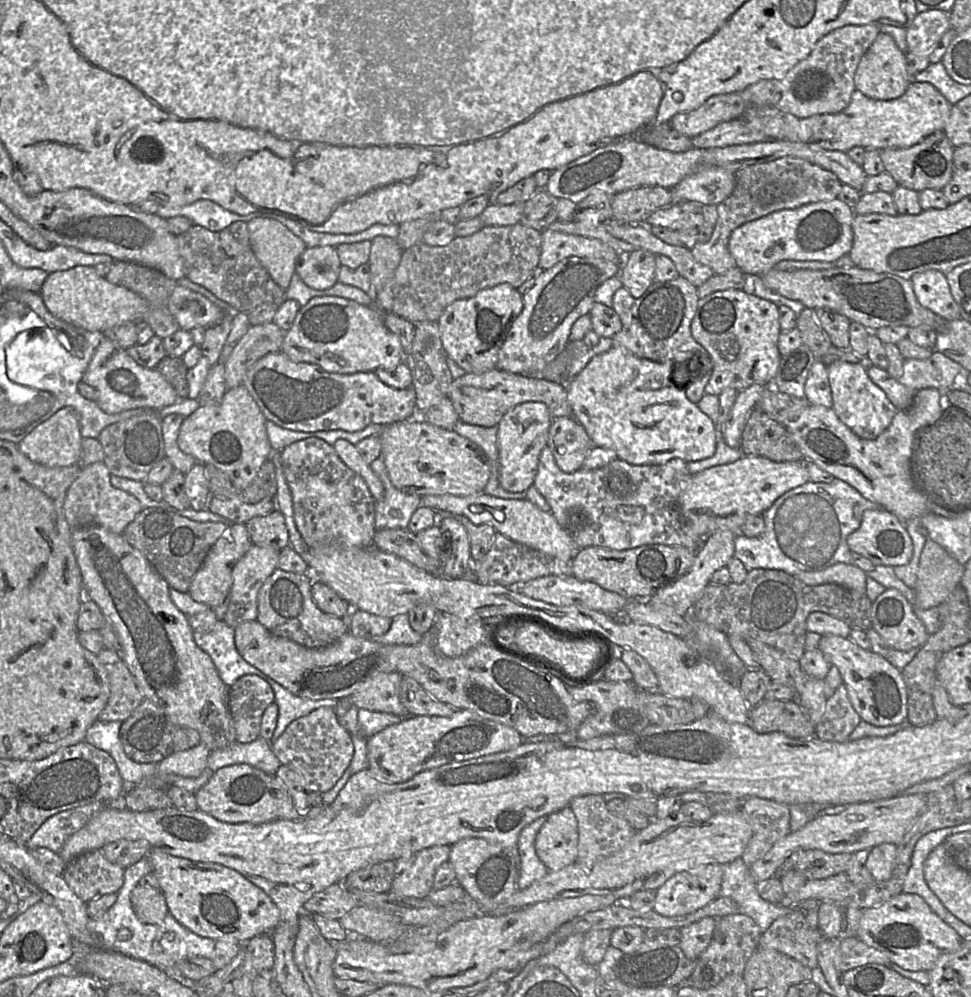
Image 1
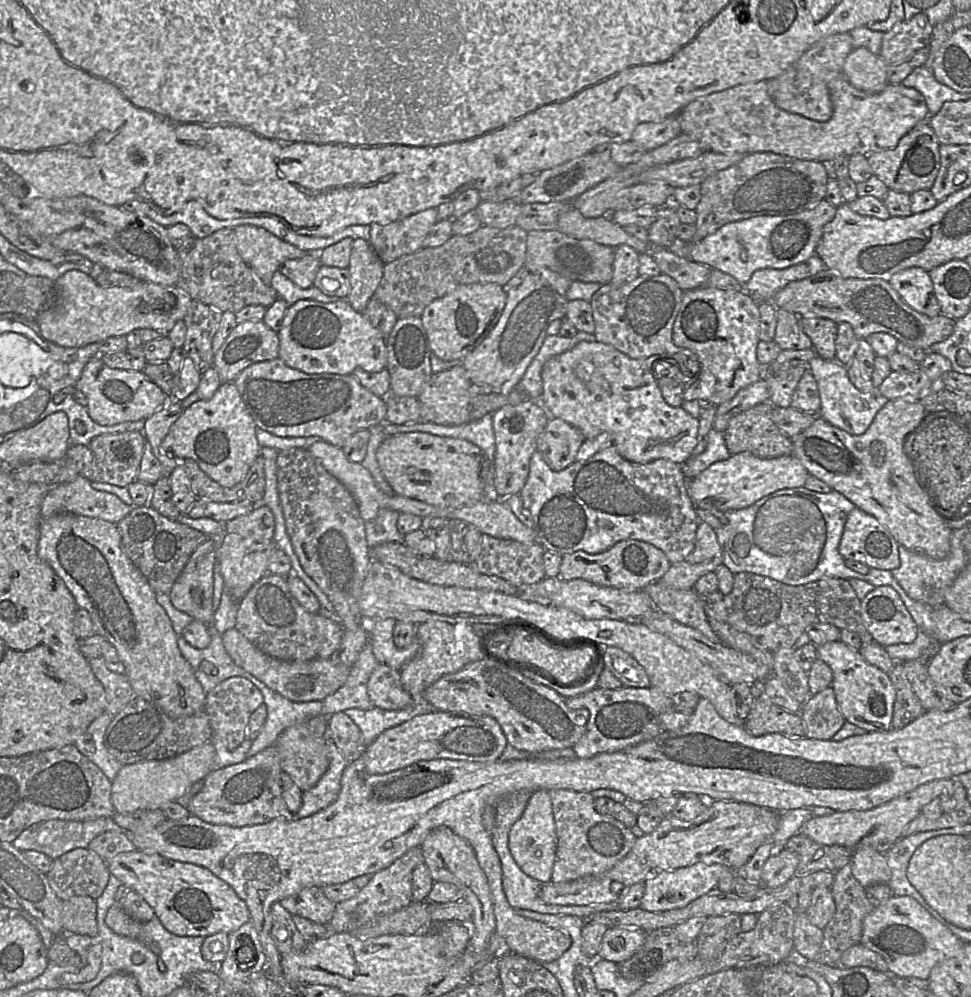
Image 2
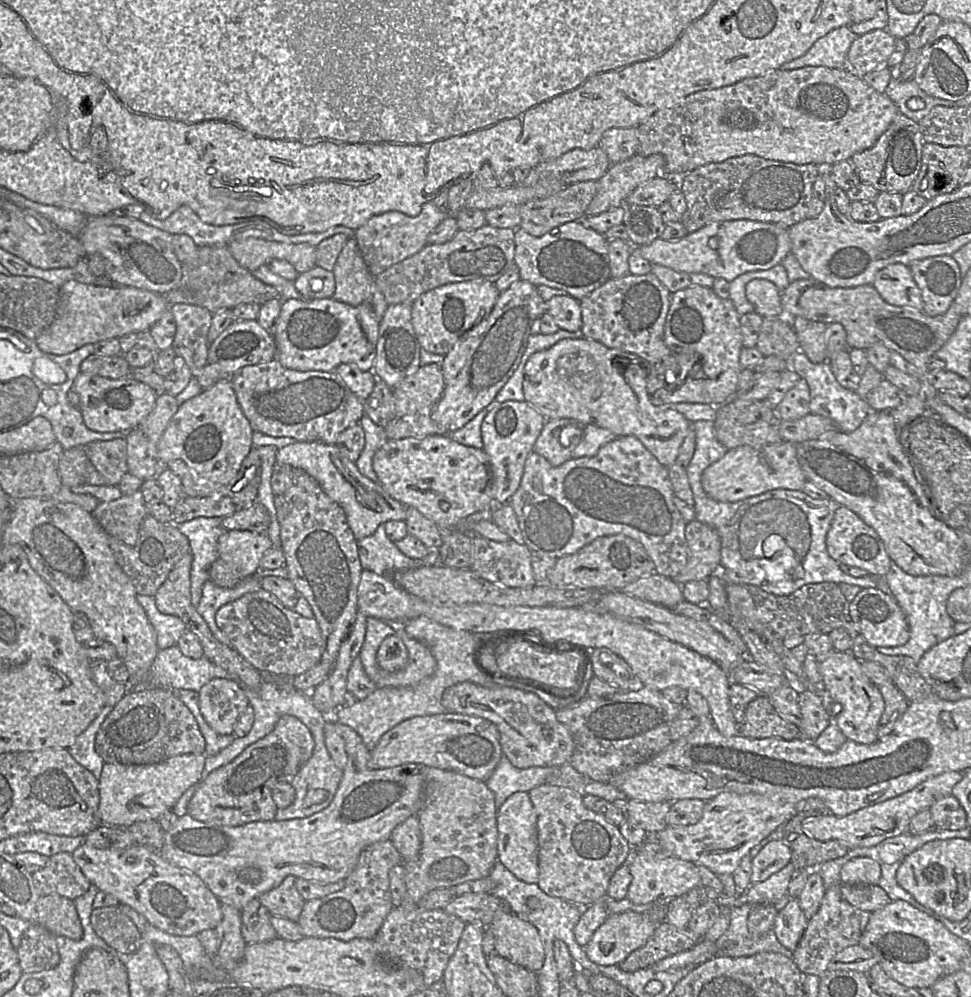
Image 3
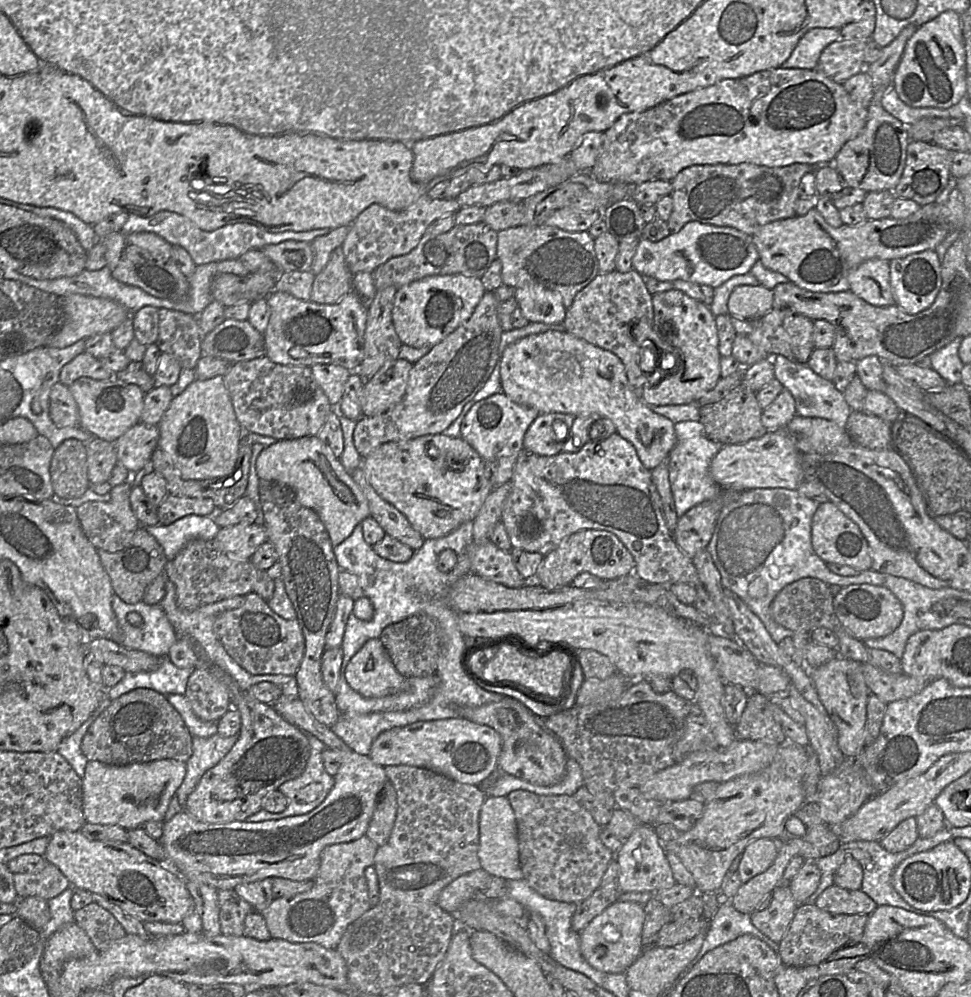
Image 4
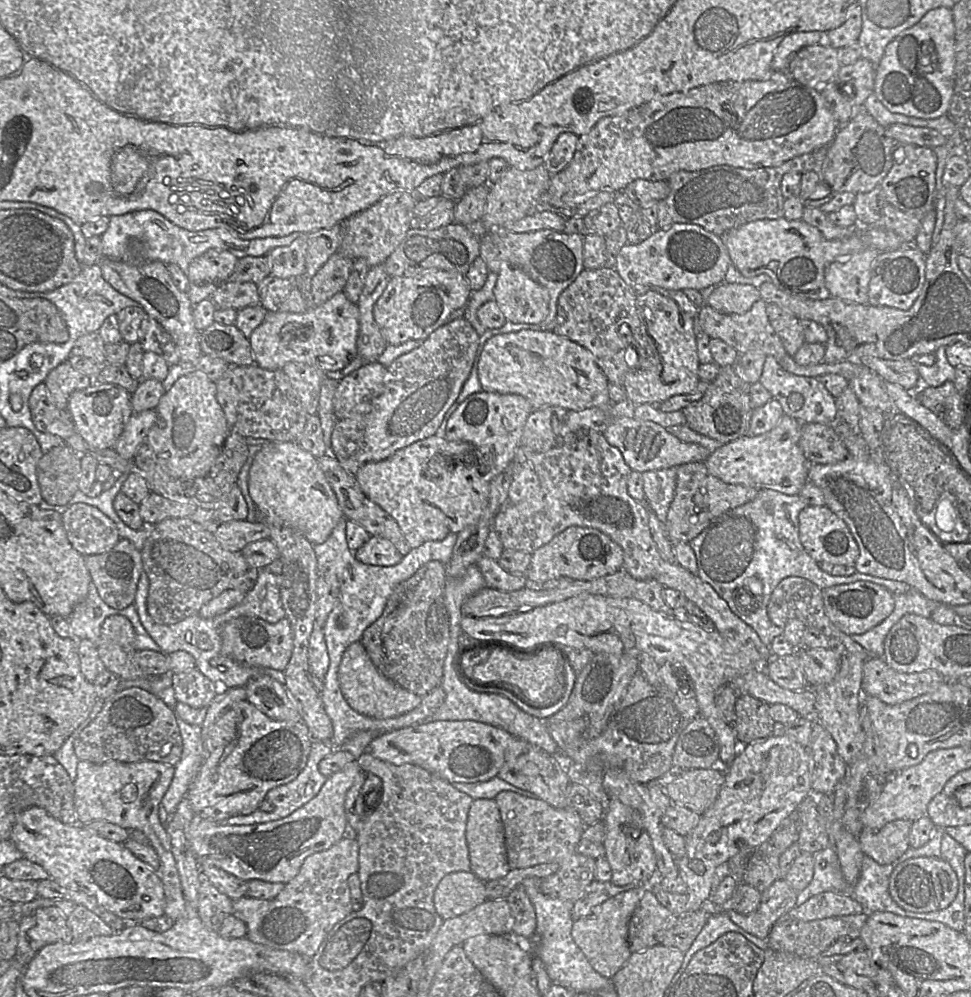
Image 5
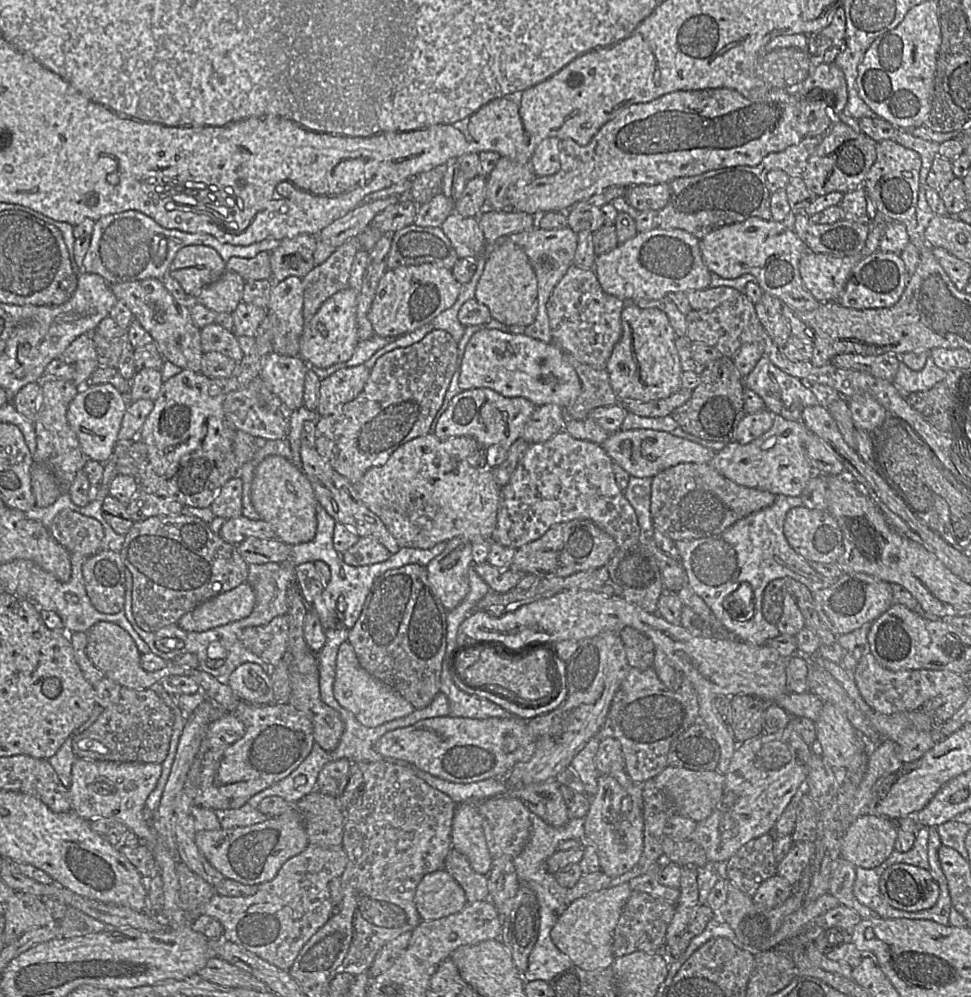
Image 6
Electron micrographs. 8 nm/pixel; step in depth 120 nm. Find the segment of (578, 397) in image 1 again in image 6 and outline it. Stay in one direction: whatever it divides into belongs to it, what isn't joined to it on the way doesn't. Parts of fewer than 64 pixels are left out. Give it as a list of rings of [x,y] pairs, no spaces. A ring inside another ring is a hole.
[[[484,328],[471,336],[460,357],[458,385],[461,390],[490,388],[503,396],[524,397],[536,407],[553,403],[565,408],[581,392],[575,369],[556,343],[513,334],[507,329]],[[652,429],[618,430],[610,434],[602,447],[614,463],[637,478],[653,478],[661,471],[680,463],[708,464],[715,455],[712,449],[701,444],[675,436],[671,432]]]

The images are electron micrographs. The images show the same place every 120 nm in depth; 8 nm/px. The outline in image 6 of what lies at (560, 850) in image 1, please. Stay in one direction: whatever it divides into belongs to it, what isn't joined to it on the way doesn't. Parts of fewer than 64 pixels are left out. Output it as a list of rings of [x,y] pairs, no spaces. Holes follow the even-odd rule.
[[[458,804],[452,824],[451,841],[453,848],[467,858],[475,872],[487,876],[493,857],[486,843],[483,816],[478,804]]]

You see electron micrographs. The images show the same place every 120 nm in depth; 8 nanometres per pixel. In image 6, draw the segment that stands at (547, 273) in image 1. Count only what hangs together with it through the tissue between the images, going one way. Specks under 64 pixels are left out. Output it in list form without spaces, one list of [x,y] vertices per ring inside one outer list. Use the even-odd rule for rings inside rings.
[[[440,329],[429,332],[417,343],[385,353],[370,369],[368,380],[355,399],[333,414],[317,419],[314,448],[336,472],[355,485],[368,469],[385,462],[399,446],[433,431],[434,419],[459,366],[457,341]]]

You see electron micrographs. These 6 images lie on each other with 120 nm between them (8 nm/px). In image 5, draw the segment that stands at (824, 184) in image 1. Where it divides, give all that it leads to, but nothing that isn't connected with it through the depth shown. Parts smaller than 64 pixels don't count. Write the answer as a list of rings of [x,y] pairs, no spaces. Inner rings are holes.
[[[819,149],[811,153],[796,156],[788,161],[785,161],[779,166],[773,166],[773,167],[762,167],[758,169],[745,169],[745,168],[733,167],[729,165],[721,165],[721,166],[714,166],[714,167],[711,167],[705,170],[696,171],[696,172],[680,171],[678,173],[675,173],[667,180],[667,182],[669,183],[669,187],[670,187],[669,195],[667,196],[665,200],[659,202],[658,228],[668,229],[674,224],[681,224],[681,223],[696,224],[715,235],[723,236],[728,231],[734,228],[740,227],[746,223],[752,222],[752,221],[761,220],[761,219],[783,218],[784,217],[784,201],[785,201],[785,197],[783,196],[781,192],[781,180],[783,176],[788,172],[797,172],[797,173],[803,174],[808,171],[813,171],[814,164],[816,162],[815,152],[818,150]]]

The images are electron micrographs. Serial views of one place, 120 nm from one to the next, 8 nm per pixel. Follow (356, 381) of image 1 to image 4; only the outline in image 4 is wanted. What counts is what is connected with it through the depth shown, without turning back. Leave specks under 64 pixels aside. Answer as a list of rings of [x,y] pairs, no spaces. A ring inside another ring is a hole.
[[[263,356],[231,364],[223,379],[242,428],[252,433],[273,437],[278,441],[317,436],[328,416],[337,412],[315,381],[310,366],[280,365]]]

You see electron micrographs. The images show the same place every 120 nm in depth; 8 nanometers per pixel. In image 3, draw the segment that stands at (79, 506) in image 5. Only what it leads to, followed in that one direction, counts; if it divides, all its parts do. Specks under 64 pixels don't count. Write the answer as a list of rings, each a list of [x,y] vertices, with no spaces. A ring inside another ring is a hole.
[[[139,490],[117,500],[101,502],[91,514],[110,537],[134,545],[147,509]]]

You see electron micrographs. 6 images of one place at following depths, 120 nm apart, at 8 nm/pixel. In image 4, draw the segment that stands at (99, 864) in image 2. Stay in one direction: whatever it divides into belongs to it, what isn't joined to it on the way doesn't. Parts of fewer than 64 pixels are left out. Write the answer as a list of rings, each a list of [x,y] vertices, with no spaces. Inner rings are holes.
[[[53,864],[34,874],[14,874],[14,885],[20,899],[39,897],[50,900],[71,887],[69,880]]]

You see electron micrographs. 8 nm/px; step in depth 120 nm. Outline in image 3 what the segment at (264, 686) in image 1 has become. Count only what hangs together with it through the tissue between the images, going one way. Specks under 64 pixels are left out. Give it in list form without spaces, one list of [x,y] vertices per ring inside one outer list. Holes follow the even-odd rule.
[[[214,678],[198,692],[201,714],[220,735],[230,735],[240,715],[250,706],[245,690],[232,680]]]

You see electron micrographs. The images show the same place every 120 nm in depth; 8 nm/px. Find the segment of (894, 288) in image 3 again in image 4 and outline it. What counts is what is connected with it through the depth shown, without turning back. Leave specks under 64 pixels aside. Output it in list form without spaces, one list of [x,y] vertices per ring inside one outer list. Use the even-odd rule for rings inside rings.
[[[870,259],[853,269],[847,279],[849,290],[867,303],[878,306],[895,304],[890,285],[888,260]]]

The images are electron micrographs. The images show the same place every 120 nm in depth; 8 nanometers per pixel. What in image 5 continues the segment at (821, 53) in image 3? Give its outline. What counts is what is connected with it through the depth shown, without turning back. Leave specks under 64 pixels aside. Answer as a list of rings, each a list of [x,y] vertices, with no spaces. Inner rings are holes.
[[[821,31],[795,32],[783,38],[777,46],[771,63],[772,72],[787,73],[794,55],[804,47],[826,44],[826,33]]]

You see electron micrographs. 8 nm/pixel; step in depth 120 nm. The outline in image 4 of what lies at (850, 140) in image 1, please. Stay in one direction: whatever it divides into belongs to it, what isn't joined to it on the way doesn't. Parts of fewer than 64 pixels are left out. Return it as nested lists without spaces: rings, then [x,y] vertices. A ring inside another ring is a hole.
[[[772,68],[743,78],[725,79],[712,86],[678,95],[645,111],[630,112],[621,115],[609,129],[603,132],[602,152],[588,173],[599,182],[623,182],[636,186],[650,180],[672,181],[683,169],[695,165],[751,163],[760,166],[782,167],[795,163],[806,163],[809,165],[833,163],[843,145],[855,138],[862,131],[867,115],[867,107],[854,101],[844,89],[842,83],[832,80],[815,69]]]

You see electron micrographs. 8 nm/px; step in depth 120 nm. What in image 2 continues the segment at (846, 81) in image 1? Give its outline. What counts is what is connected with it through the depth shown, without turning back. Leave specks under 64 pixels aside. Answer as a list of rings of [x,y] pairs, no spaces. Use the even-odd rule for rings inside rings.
[[[837,33],[815,43],[782,74],[767,81],[768,94],[781,109],[819,122],[828,121],[833,114],[827,83],[838,74],[843,74],[843,64],[854,50],[849,33]],[[669,117],[661,122],[644,122],[635,128],[631,140],[645,150],[668,143],[681,134],[679,121]]]

